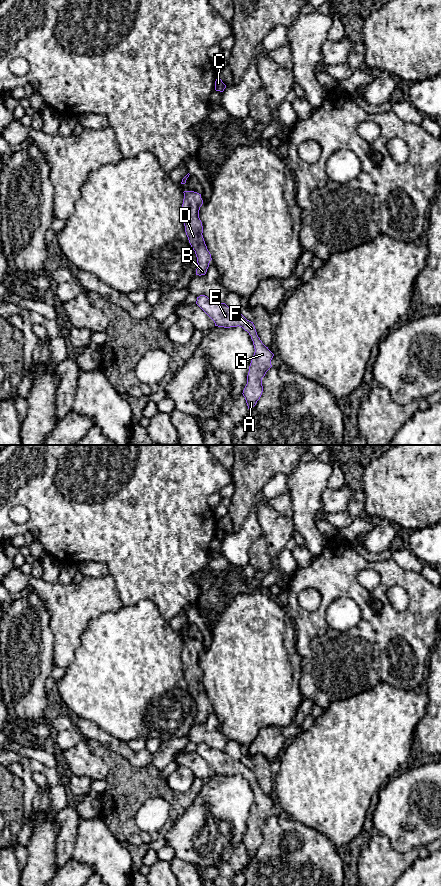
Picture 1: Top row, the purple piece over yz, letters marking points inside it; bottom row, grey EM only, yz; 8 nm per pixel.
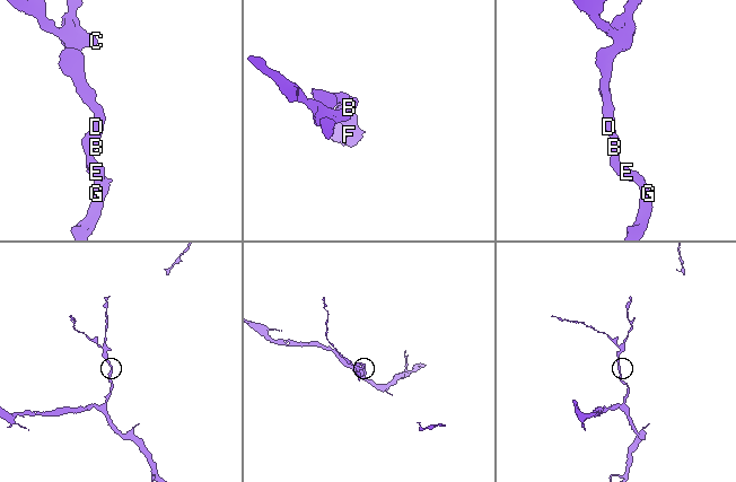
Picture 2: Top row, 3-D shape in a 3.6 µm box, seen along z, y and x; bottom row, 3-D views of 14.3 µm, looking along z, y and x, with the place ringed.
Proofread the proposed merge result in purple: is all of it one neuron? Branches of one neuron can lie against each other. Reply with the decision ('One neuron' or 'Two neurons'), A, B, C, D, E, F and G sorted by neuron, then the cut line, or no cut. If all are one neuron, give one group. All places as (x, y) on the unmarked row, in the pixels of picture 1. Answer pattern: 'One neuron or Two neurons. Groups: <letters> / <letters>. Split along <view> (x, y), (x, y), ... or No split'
One neuron. Groups: A B C D E F G. No split

